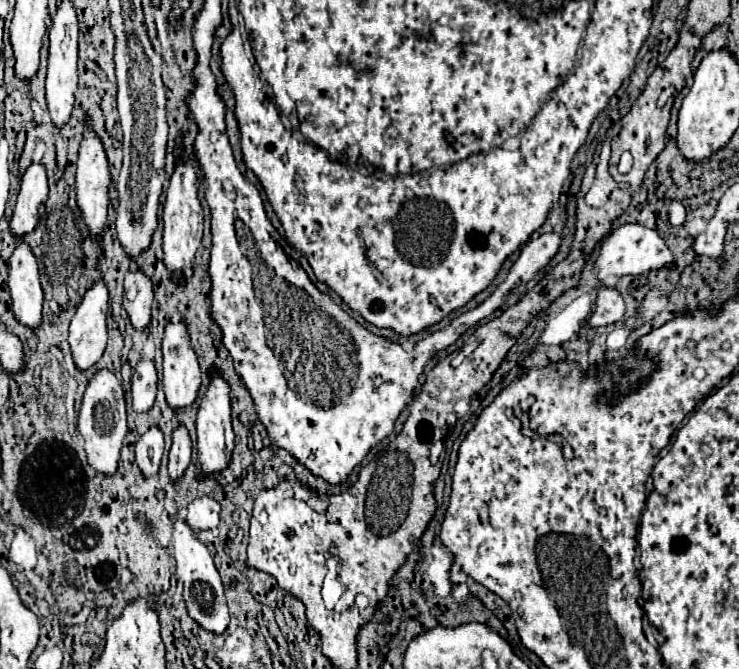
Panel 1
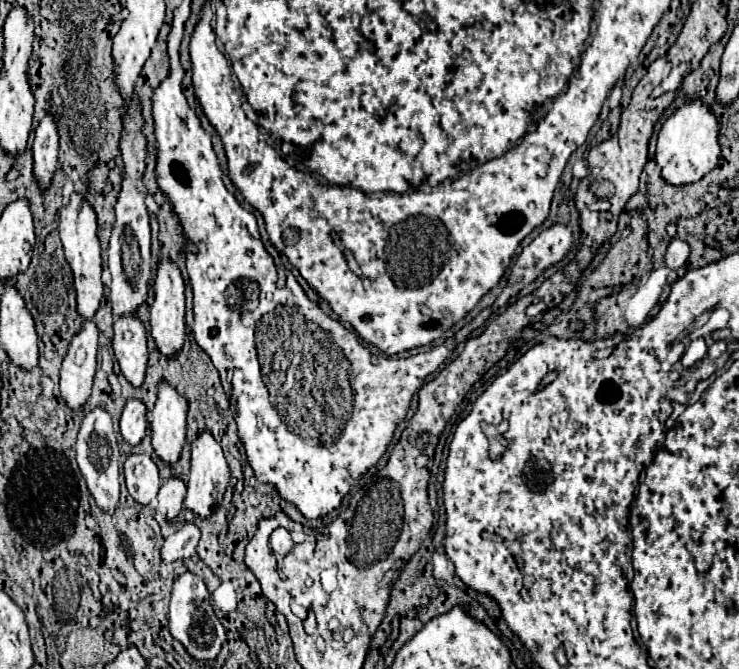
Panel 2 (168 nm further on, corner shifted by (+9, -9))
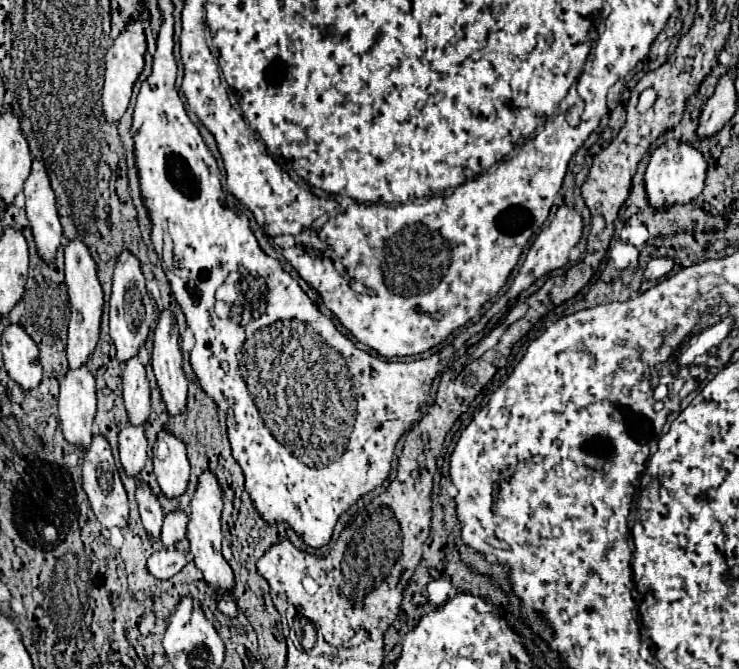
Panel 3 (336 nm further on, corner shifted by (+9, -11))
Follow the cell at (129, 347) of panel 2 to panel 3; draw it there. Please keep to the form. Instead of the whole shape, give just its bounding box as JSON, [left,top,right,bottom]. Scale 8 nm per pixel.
[124,356,152,426]

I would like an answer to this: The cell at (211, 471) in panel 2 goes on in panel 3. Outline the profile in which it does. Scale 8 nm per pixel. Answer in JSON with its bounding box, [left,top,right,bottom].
[188,472,240,618]

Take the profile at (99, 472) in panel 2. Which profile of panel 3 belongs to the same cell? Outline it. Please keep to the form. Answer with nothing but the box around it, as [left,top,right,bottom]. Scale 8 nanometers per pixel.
[82,434,128,528]

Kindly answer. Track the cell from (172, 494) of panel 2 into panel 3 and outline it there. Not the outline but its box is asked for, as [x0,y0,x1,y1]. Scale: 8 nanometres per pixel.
[162,510,188,548]

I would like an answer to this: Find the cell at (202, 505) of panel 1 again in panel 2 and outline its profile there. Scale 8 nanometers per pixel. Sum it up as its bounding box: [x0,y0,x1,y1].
[162,522,200,562]

